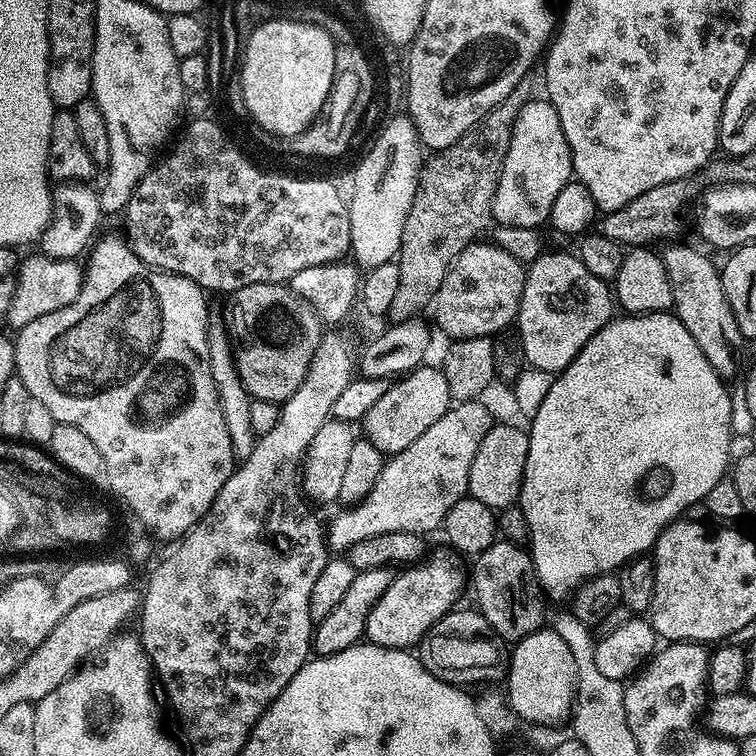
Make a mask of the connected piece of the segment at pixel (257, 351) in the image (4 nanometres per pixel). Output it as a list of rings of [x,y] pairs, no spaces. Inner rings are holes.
[[[283,283],[242,286],[238,291],[231,293],[230,300],[232,300],[230,336],[234,341],[236,369],[244,389],[253,400],[265,400],[281,405],[290,398],[290,394],[294,394],[294,390],[298,390],[302,378],[306,376],[310,358],[314,356],[314,350],[322,335],[321,317],[316,309],[309,306],[305,300],[298,299],[291,288]]]

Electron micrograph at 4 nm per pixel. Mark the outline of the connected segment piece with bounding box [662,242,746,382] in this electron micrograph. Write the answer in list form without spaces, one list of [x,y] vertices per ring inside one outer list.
[[[672,242],[663,249],[662,259],[666,266],[666,274],[670,278],[672,291],[672,308],[690,330],[694,342],[698,342],[698,350],[706,354],[706,362],[714,366],[721,380],[732,382],[740,372],[740,363],[744,360],[746,341],[742,330],[738,330],[738,322],[734,322],[734,310],[730,310],[730,302],[726,302],[726,290],[722,290],[720,268],[712,265],[702,253],[688,244]]]

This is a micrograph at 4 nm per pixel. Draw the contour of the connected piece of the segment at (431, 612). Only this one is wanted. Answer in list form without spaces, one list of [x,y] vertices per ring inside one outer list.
[[[444,548],[438,549],[432,557],[429,555],[405,567],[401,576],[400,573],[393,575],[392,584],[386,594],[378,598],[374,610],[370,610],[368,615],[364,627],[367,643],[383,648],[415,649],[425,634],[430,632],[447,612],[457,607],[456,599],[463,594],[464,584],[466,588],[466,564],[464,568],[464,560],[455,551]]]

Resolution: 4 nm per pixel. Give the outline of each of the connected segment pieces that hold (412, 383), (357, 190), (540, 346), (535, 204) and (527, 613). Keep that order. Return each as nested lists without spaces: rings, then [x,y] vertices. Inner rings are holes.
[[[428,367],[411,369],[403,378],[397,379],[400,381],[392,382],[386,394],[382,394],[363,417],[363,435],[378,451],[385,454],[405,452],[410,442],[422,438],[422,434],[426,434],[426,430],[452,407],[454,401],[443,371],[439,367]]]
[[[389,119],[387,124],[392,127],[392,132],[387,132],[384,127],[379,129],[372,149],[361,158],[356,168],[356,177],[352,180],[352,196],[348,200],[352,239],[350,256],[364,270],[391,264],[397,259],[402,230],[406,216],[410,213],[422,167],[420,135],[416,130],[408,130],[412,125],[411,119],[404,124],[395,124]]]
[[[548,250],[541,254],[533,264],[527,265],[518,317],[518,335],[524,347],[525,361],[538,370],[546,370],[553,374],[563,372],[564,367],[575,358],[586,346],[586,342],[602,326],[613,319],[614,292],[609,281],[600,280],[590,274],[583,265],[579,255],[571,251]]]
[[[547,98],[526,102],[512,127],[510,150],[504,159],[500,185],[494,194],[492,219],[496,224],[539,229],[554,206],[562,186],[573,179],[572,151],[566,142],[558,110]]]
[[[497,539],[488,549],[475,557],[476,565],[470,568],[470,584],[476,587],[475,607],[490,622],[505,642],[515,642],[545,627],[545,589],[536,577],[536,568],[527,547]]]

